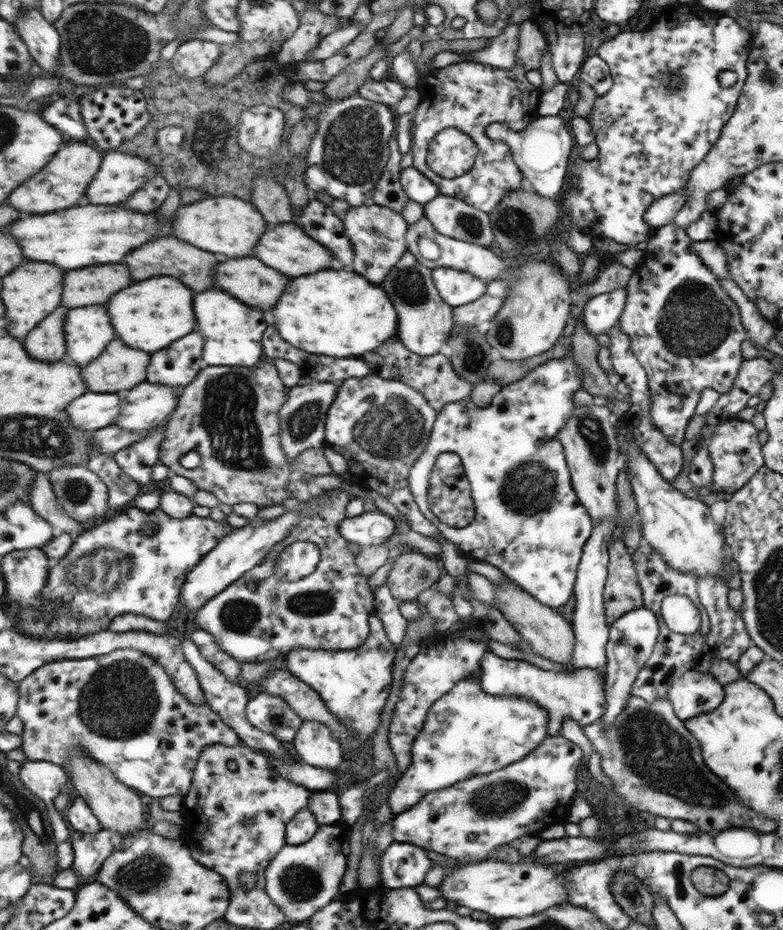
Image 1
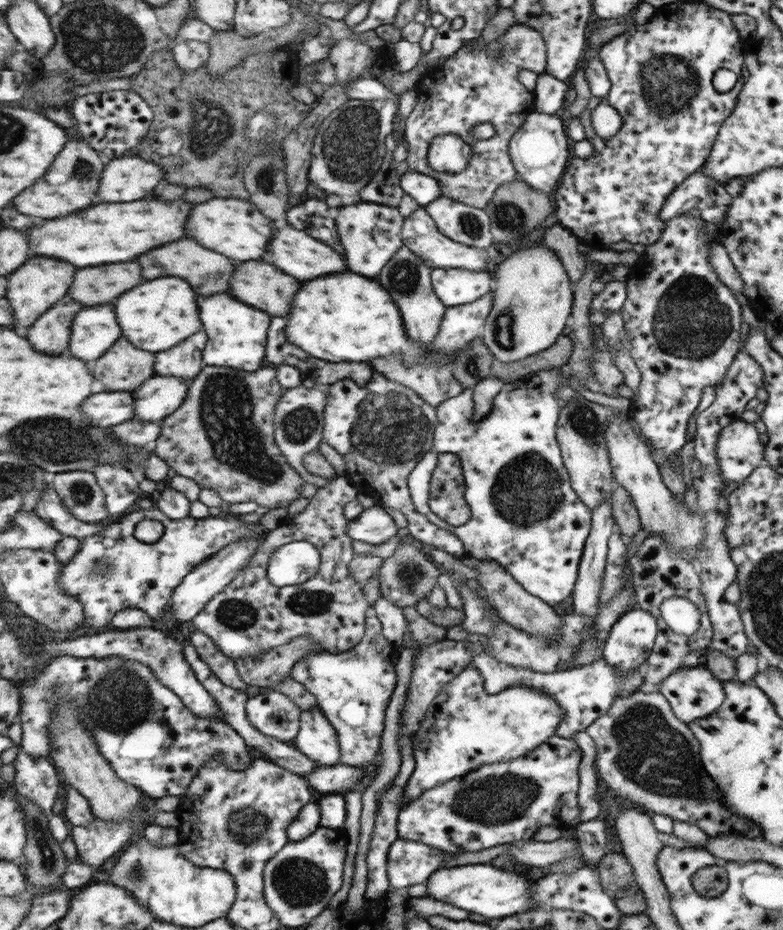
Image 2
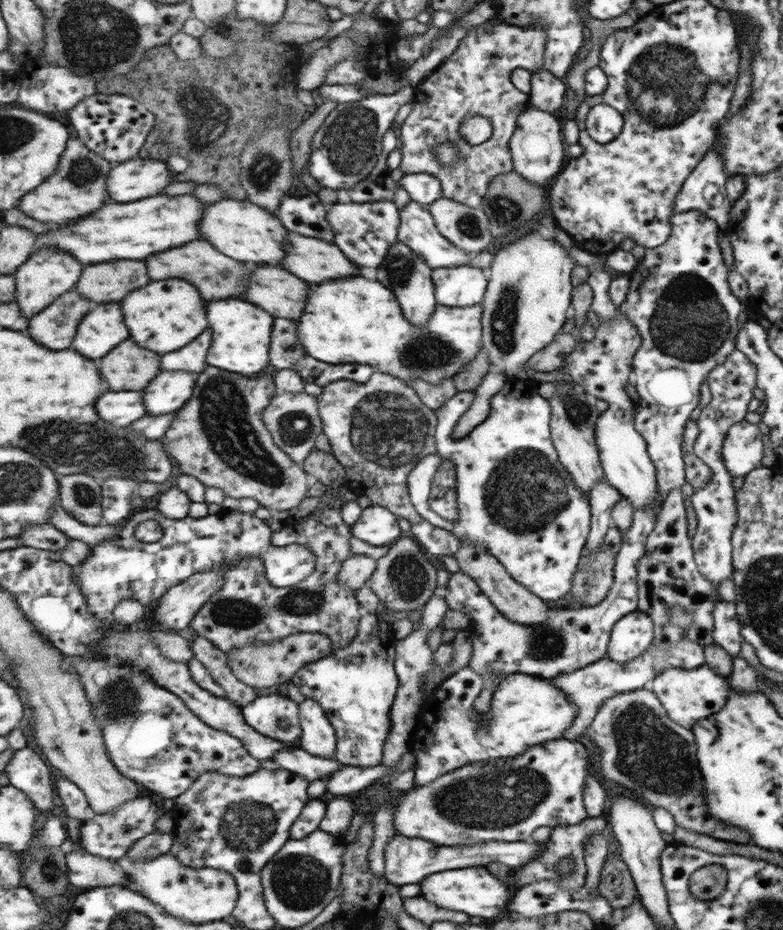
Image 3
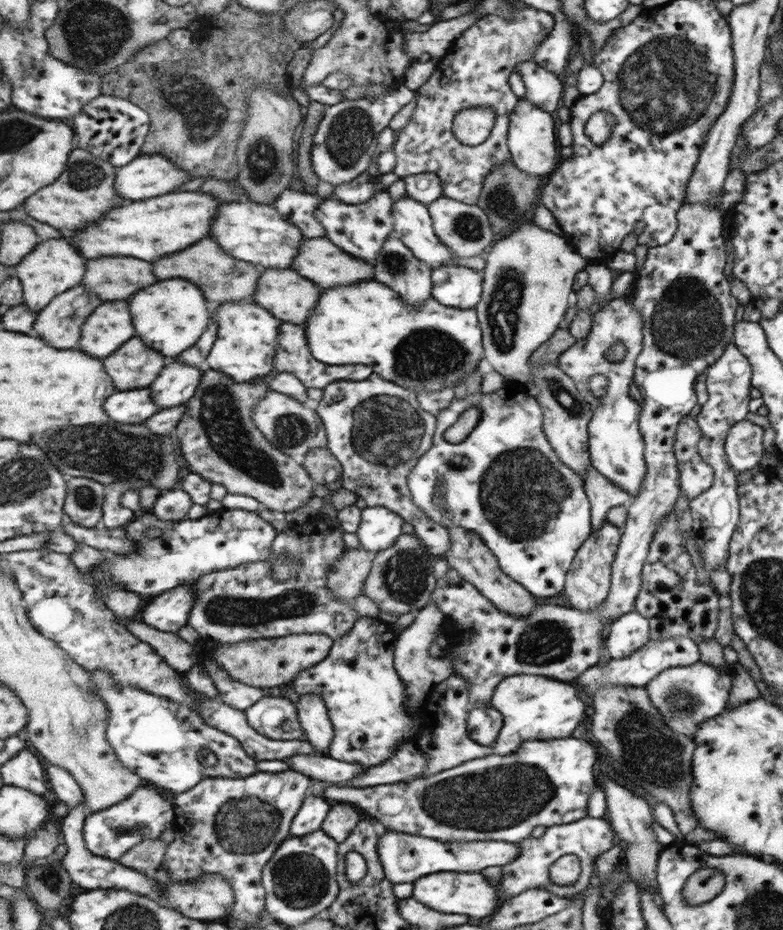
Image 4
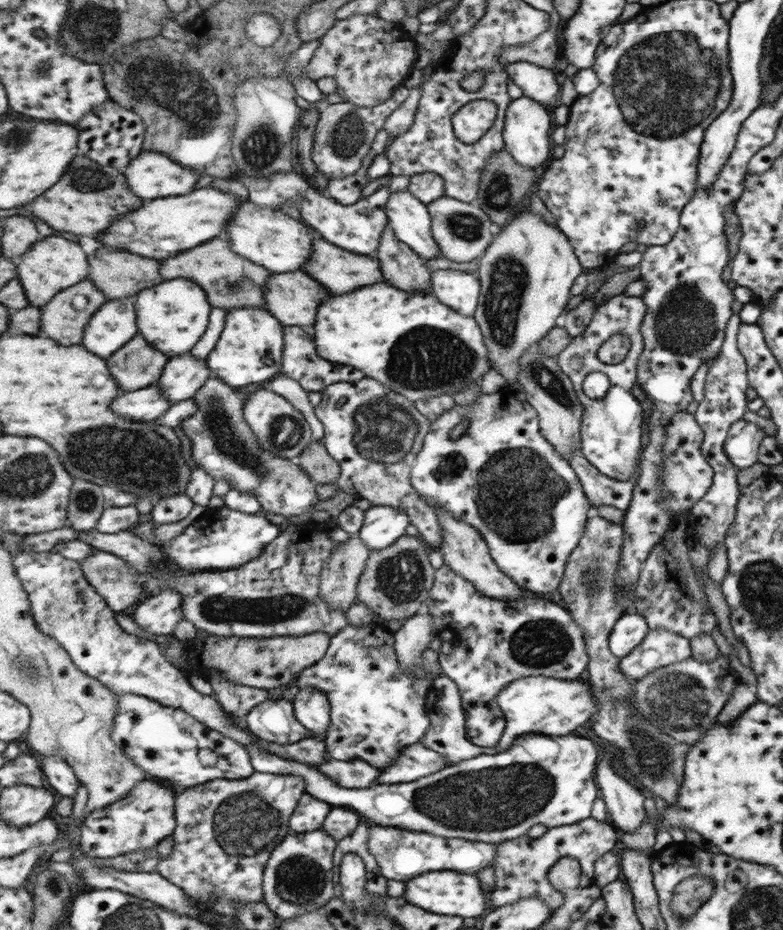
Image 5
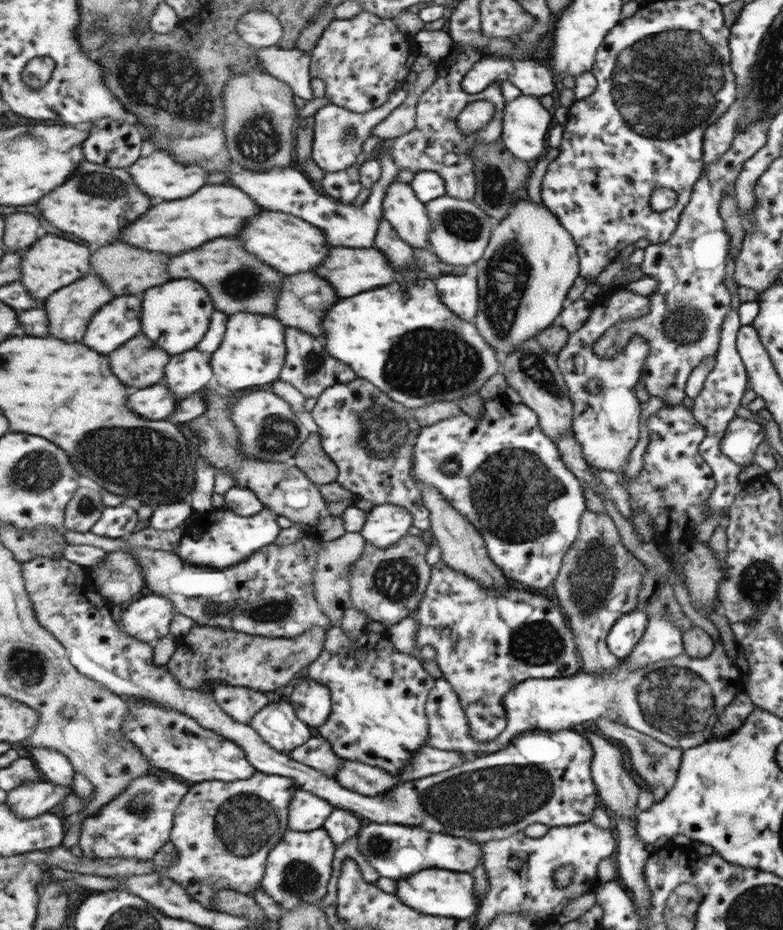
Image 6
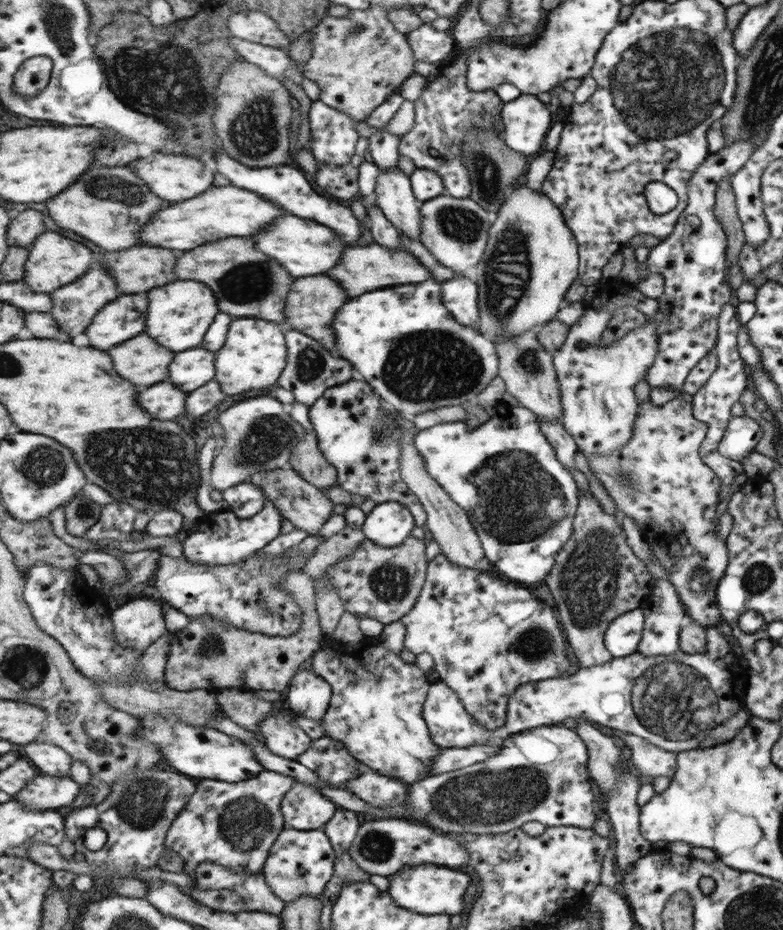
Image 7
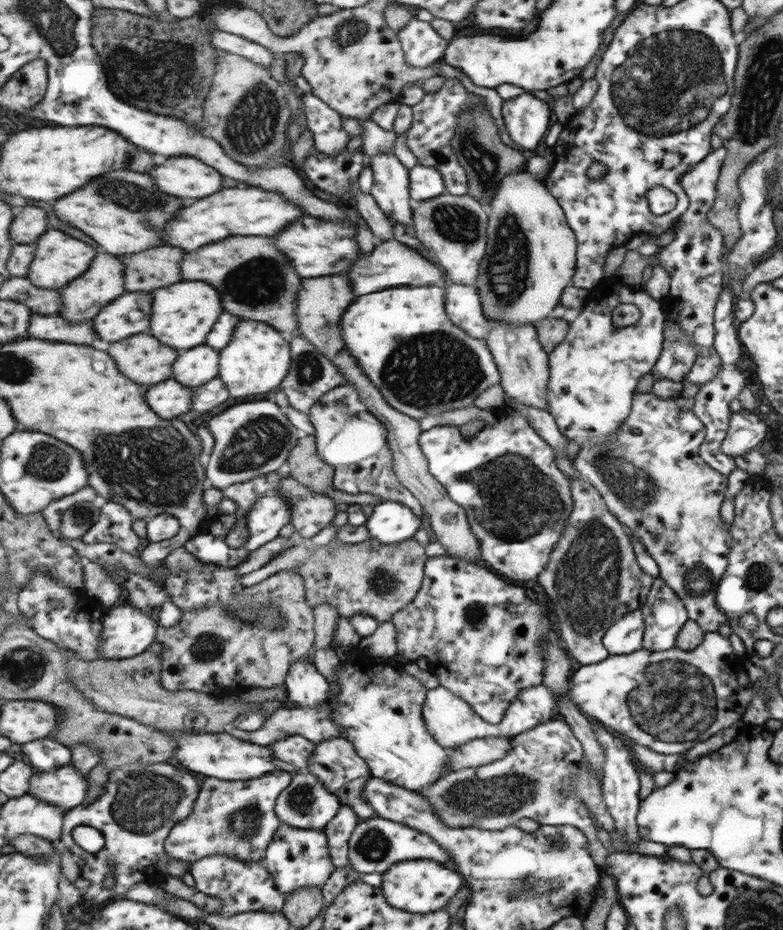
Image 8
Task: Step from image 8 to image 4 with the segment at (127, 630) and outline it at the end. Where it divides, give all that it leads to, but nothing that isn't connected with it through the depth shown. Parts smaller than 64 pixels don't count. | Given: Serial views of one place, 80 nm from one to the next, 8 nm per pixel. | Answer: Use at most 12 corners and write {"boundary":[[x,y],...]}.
{"boundary":[[194,585],[146,603],[140,615],[153,628],[177,633],[188,624]]}

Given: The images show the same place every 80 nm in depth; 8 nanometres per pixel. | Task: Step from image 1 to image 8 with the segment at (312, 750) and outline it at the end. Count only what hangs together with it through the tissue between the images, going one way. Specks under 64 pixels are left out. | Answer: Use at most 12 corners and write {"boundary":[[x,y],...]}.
{"boundary":[[313,663],[291,665],[285,690],[294,708],[328,699],[328,680]]}

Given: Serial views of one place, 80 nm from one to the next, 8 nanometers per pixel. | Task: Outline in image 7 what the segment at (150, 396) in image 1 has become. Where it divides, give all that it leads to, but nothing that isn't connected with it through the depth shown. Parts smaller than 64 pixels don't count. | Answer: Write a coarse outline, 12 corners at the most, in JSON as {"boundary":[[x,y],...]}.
{"boundary":[[191,348],[175,356],[171,382],[193,392],[215,379],[215,352]]}

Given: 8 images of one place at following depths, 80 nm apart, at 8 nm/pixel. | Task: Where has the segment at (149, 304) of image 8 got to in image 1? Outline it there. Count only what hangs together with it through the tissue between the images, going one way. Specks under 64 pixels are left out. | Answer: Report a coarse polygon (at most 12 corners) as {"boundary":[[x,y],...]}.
{"boundary":[[107,306],[67,316],[69,356],[91,364],[115,340]]}

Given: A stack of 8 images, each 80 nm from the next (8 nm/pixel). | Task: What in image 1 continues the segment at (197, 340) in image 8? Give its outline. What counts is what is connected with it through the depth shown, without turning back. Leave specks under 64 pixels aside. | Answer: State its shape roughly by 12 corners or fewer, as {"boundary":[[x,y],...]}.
{"boundary":[[171,276],[115,294],[119,338],[150,353],[197,326],[193,292]]}

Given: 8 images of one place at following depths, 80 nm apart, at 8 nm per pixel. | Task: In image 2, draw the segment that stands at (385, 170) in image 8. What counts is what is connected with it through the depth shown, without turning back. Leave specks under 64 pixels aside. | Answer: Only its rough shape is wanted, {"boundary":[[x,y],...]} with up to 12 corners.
{"boundary":[[424,207],[402,228],[405,245],[425,266],[490,274],[486,250],[436,229]]}

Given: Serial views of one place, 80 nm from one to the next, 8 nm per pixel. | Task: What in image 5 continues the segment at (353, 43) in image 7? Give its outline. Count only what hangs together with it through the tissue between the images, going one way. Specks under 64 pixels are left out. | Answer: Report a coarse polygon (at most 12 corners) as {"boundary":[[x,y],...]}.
{"boundary":[[354,14],[322,36],[308,67],[363,108],[419,64],[396,21]]}

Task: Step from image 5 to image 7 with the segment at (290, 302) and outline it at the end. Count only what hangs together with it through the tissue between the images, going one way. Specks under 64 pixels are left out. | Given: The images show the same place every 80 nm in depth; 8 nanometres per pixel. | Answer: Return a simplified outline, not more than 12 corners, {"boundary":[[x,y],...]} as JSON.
{"boundary":[[307,276],[289,291],[291,330],[337,352],[333,320],[349,300],[329,276]]}

